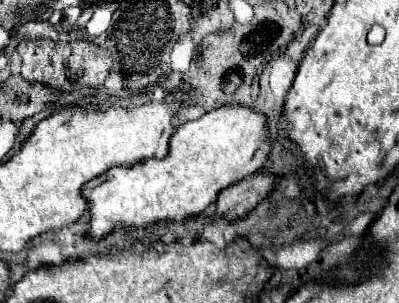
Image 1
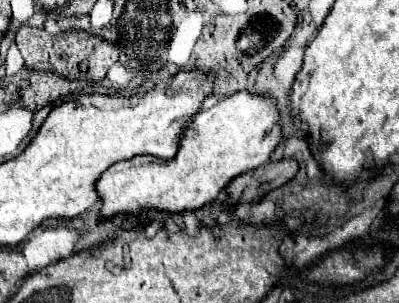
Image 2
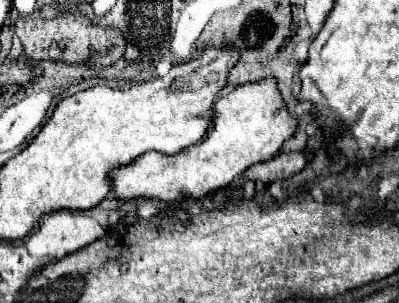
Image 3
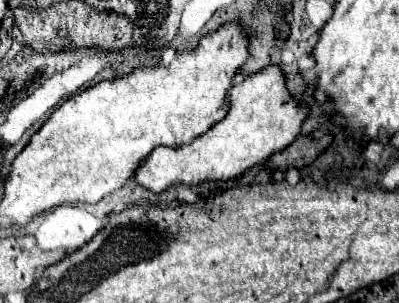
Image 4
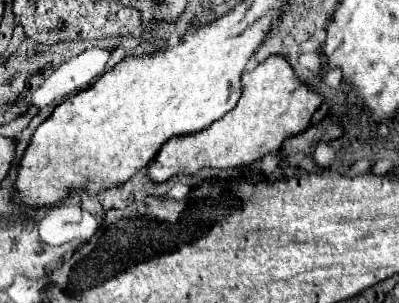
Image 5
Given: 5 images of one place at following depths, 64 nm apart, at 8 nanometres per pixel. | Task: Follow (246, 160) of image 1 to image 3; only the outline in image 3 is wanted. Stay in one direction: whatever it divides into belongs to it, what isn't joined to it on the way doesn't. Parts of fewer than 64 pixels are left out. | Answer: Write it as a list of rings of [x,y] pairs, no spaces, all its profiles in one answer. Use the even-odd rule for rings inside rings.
[[[274,80],[236,86],[214,106],[216,114],[200,142],[184,148],[176,156],[146,152],[130,164],[114,168],[108,178],[110,196],[120,202],[134,198],[154,198],[170,204],[206,198],[208,194],[228,186],[228,182],[238,178],[248,166],[276,156],[282,142],[292,136],[296,126],[296,120],[286,112],[284,100]]]

